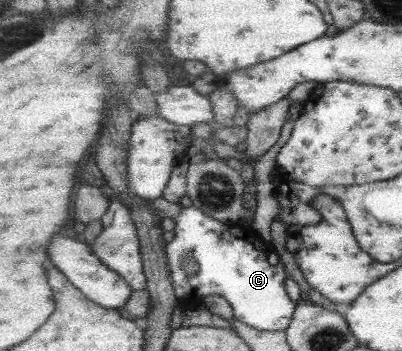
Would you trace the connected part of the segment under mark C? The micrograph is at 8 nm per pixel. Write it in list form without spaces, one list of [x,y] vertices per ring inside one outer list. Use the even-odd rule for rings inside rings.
[[[192,206],[184,207],[175,219],[173,240],[167,243],[167,254],[171,277],[175,287],[177,299],[186,303],[188,307],[195,307],[196,304],[202,304],[202,299],[208,295],[220,295],[232,307],[233,317],[255,327],[262,331],[282,331],[288,329],[293,322],[297,302],[288,297],[286,291],[286,281],[288,273],[284,269],[284,263],[280,255],[267,246],[261,247],[253,242],[250,236],[243,238],[236,237],[230,228],[234,225],[230,222],[224,223],[214,219],[212,215],[206,215],[201,208]],[[193,255],[200,264],[200,273],[188,277],[183,267],[183,261],[187,256]]]

